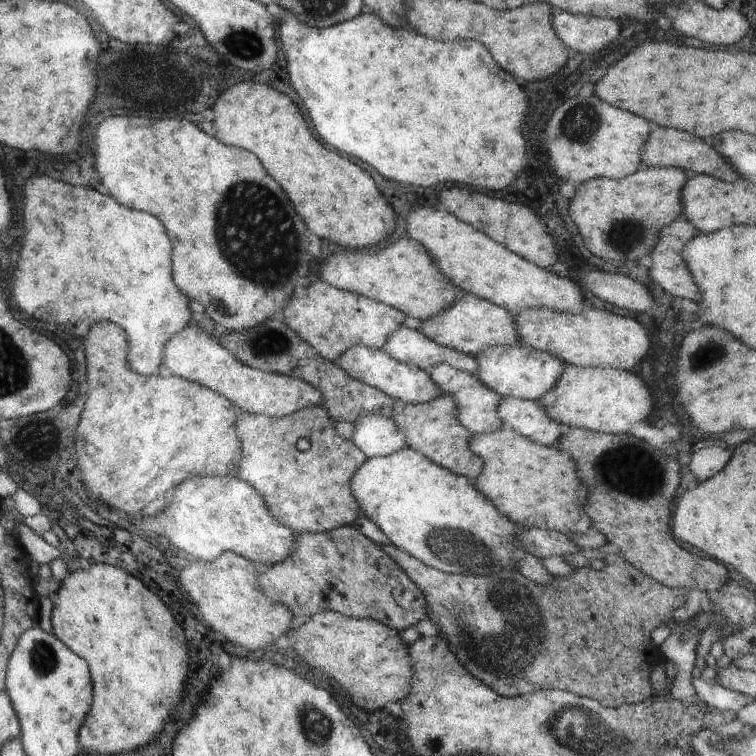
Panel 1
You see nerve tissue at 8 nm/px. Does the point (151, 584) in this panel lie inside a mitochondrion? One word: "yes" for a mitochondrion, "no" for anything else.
no

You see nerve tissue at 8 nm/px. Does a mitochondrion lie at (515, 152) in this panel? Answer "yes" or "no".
yes

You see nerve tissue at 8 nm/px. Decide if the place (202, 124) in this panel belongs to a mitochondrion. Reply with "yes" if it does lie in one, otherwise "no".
no

